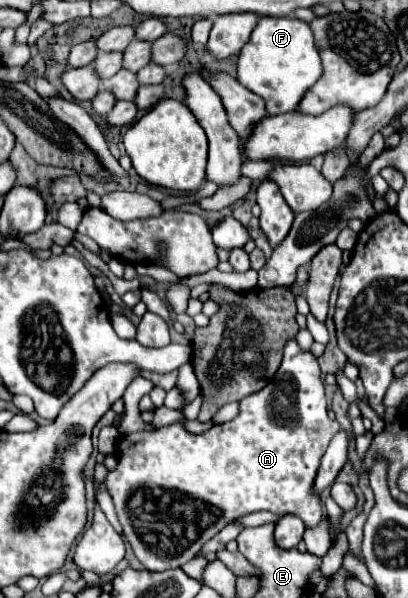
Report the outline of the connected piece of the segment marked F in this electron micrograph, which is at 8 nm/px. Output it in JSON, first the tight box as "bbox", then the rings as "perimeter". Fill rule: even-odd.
{"bbox":[237,17,321,115],"perimeter":[[[261,17],[257,27],[253,29],[249,41],[241,47],[237,55],[237,81],[259,95],[265,101],[267,115],[279,115],[287,111],[295,111],[297,103],[305,95],[305,91],[321,77],[321,59],[313,43],[313,33],[305,21],[295,17]]]}

